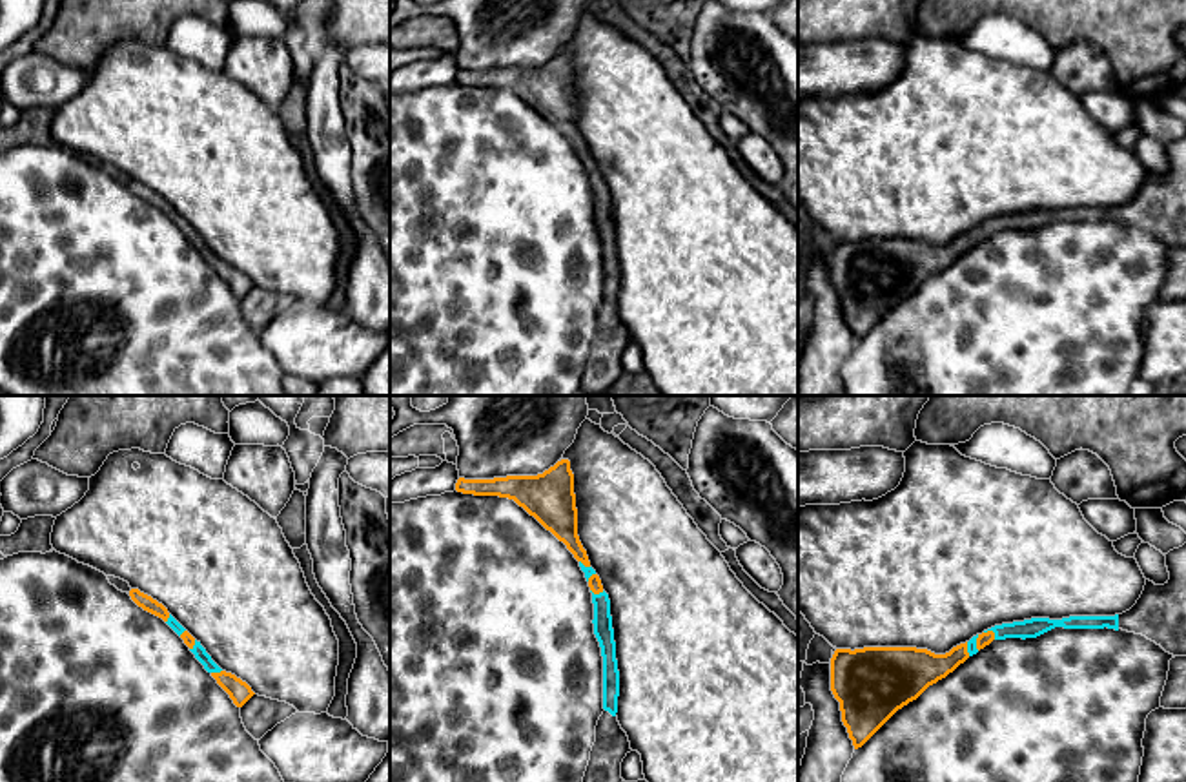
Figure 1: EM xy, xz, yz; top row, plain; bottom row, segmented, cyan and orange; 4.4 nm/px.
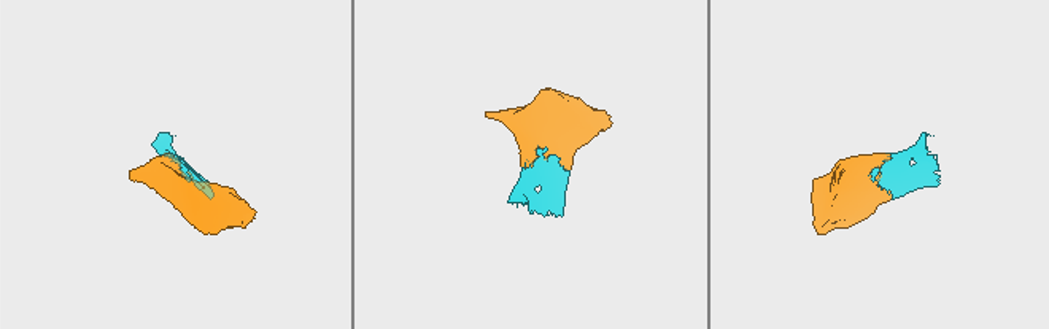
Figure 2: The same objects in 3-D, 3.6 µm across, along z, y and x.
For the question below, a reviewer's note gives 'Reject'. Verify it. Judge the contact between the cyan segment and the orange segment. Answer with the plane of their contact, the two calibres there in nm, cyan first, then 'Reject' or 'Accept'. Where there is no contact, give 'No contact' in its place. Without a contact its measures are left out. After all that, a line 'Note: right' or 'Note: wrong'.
Touches cyan in yz. Thickness 90 nm (cyan) against 60 nm. Accept
Note: wrong

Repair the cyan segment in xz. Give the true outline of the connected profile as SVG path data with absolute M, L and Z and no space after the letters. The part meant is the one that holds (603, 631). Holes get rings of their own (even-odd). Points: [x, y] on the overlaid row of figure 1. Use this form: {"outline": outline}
{"outline": "M561 459L537 476L506 476L494 479L459 478L455 490L474 496L499 496L514 499L547 530L550 530L579 561L594 603L594 634L603 656L603 715L596 725L596 742L583 782L623 782L621 762L632 751L627 733L618 722L619 671L610 616L610 600L601 580L590 567L587 550L578 536L578 509L570 461Z"}

